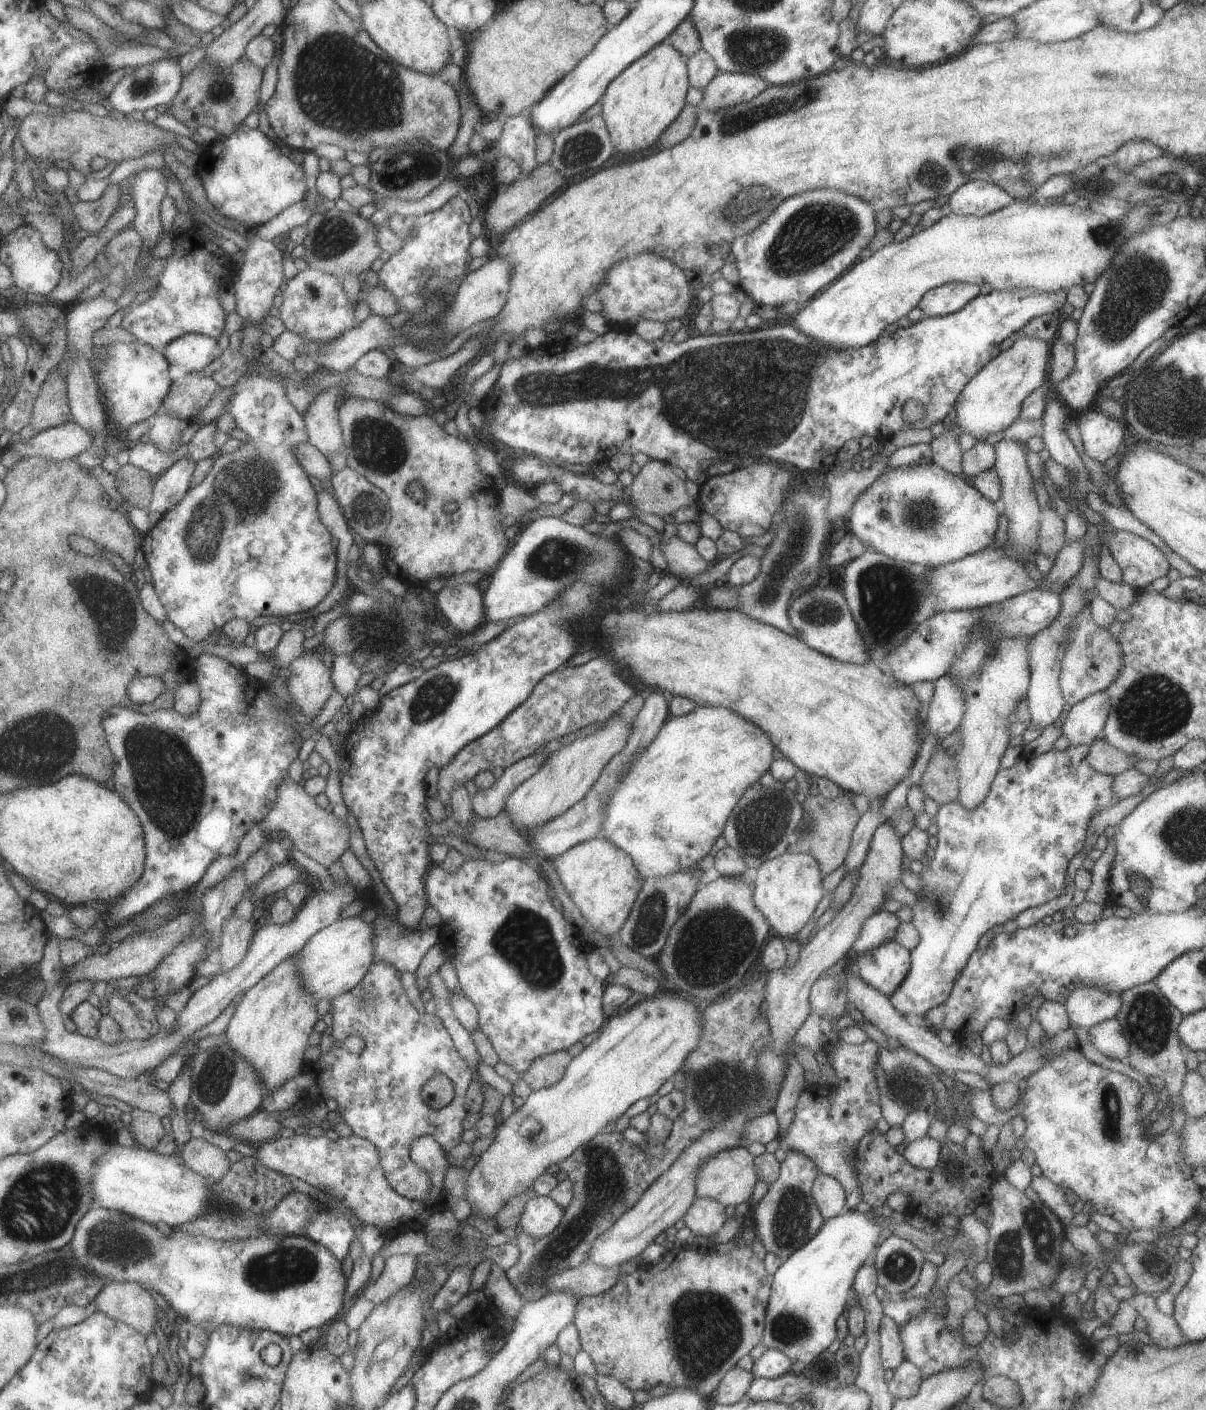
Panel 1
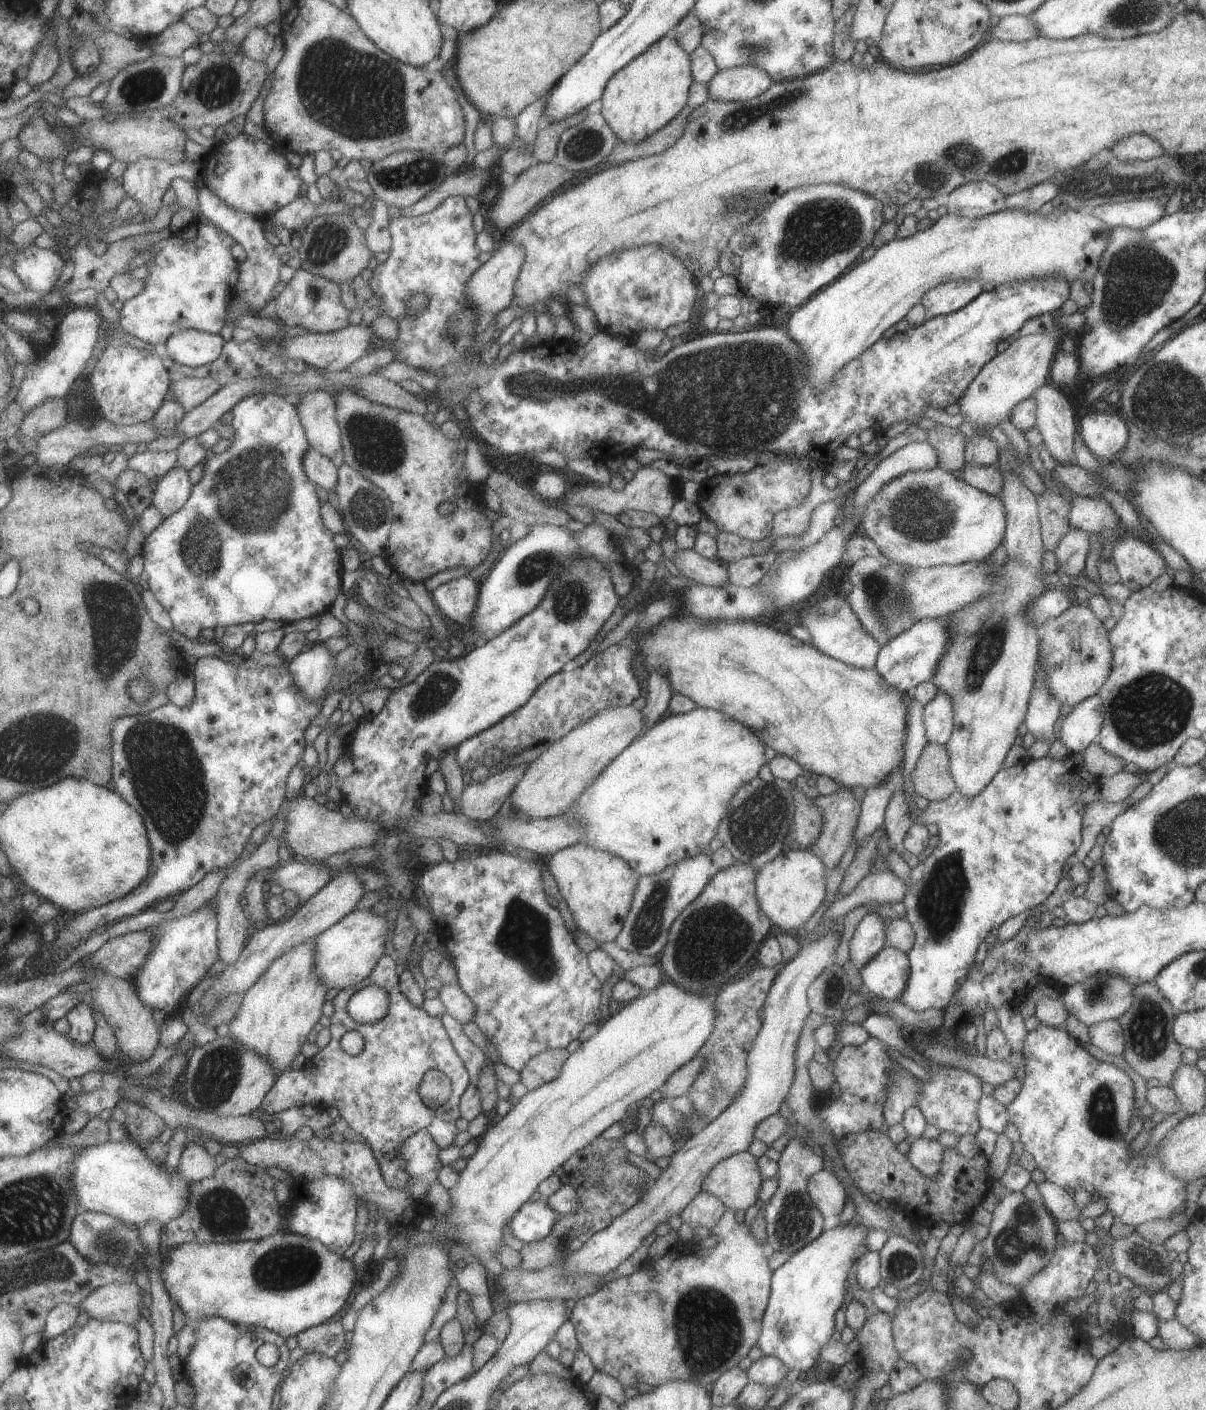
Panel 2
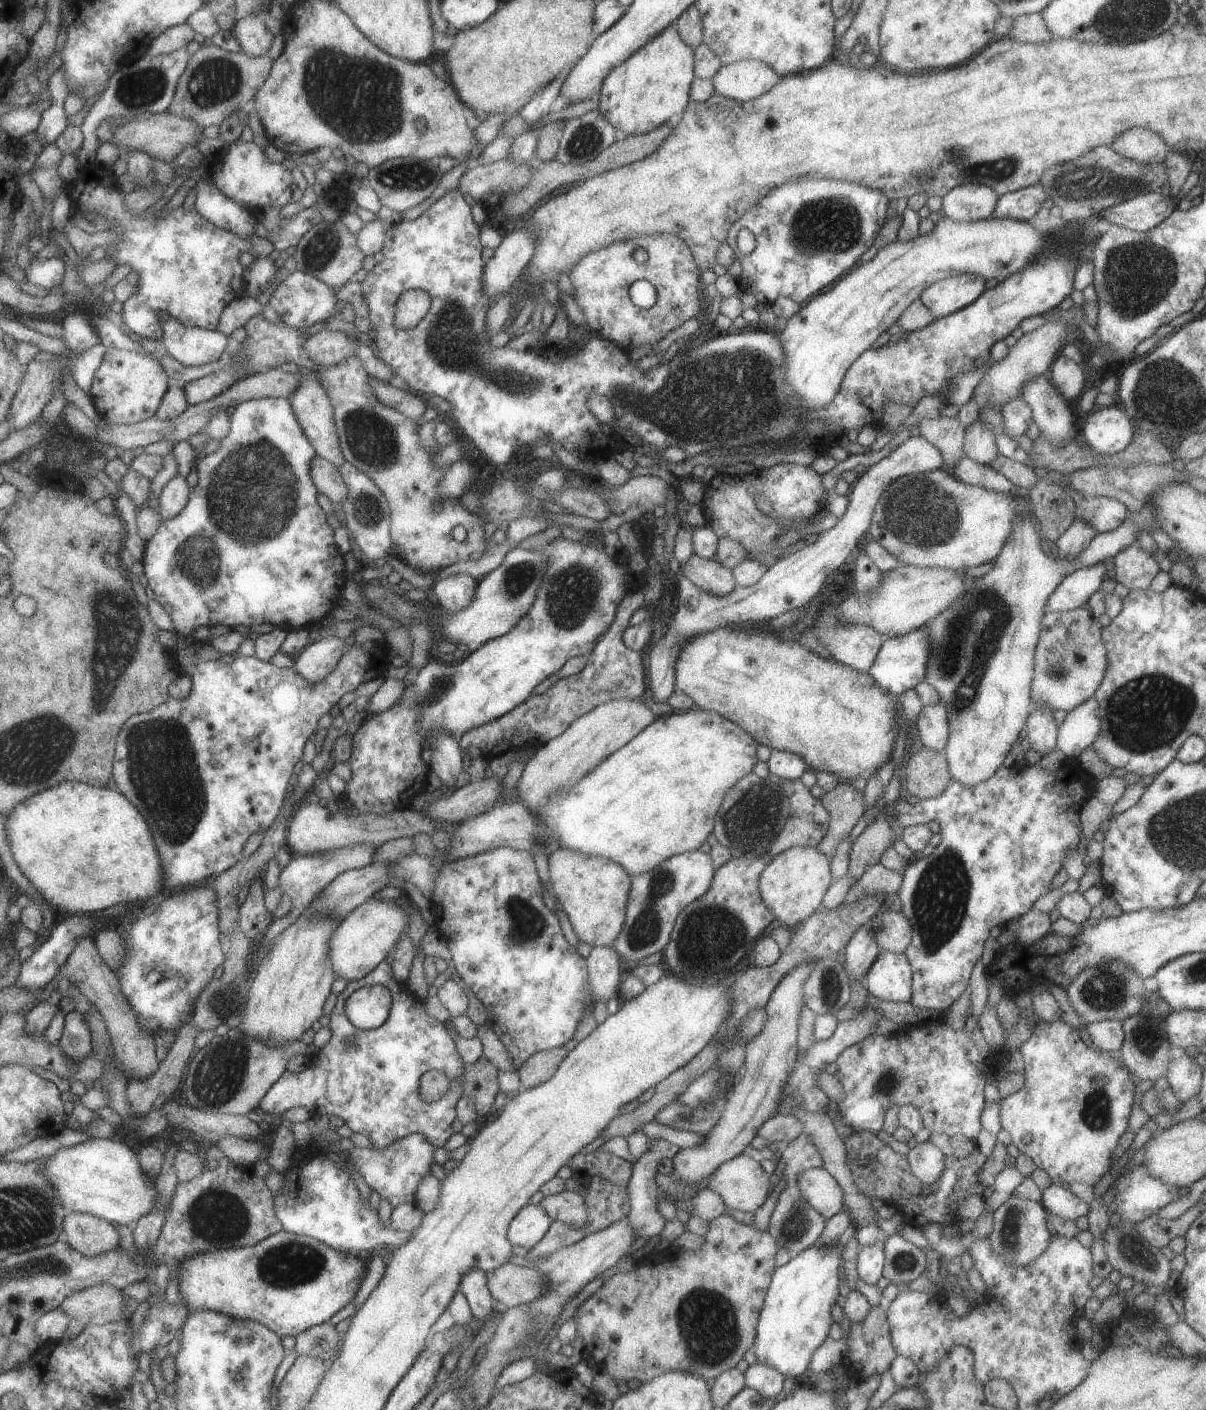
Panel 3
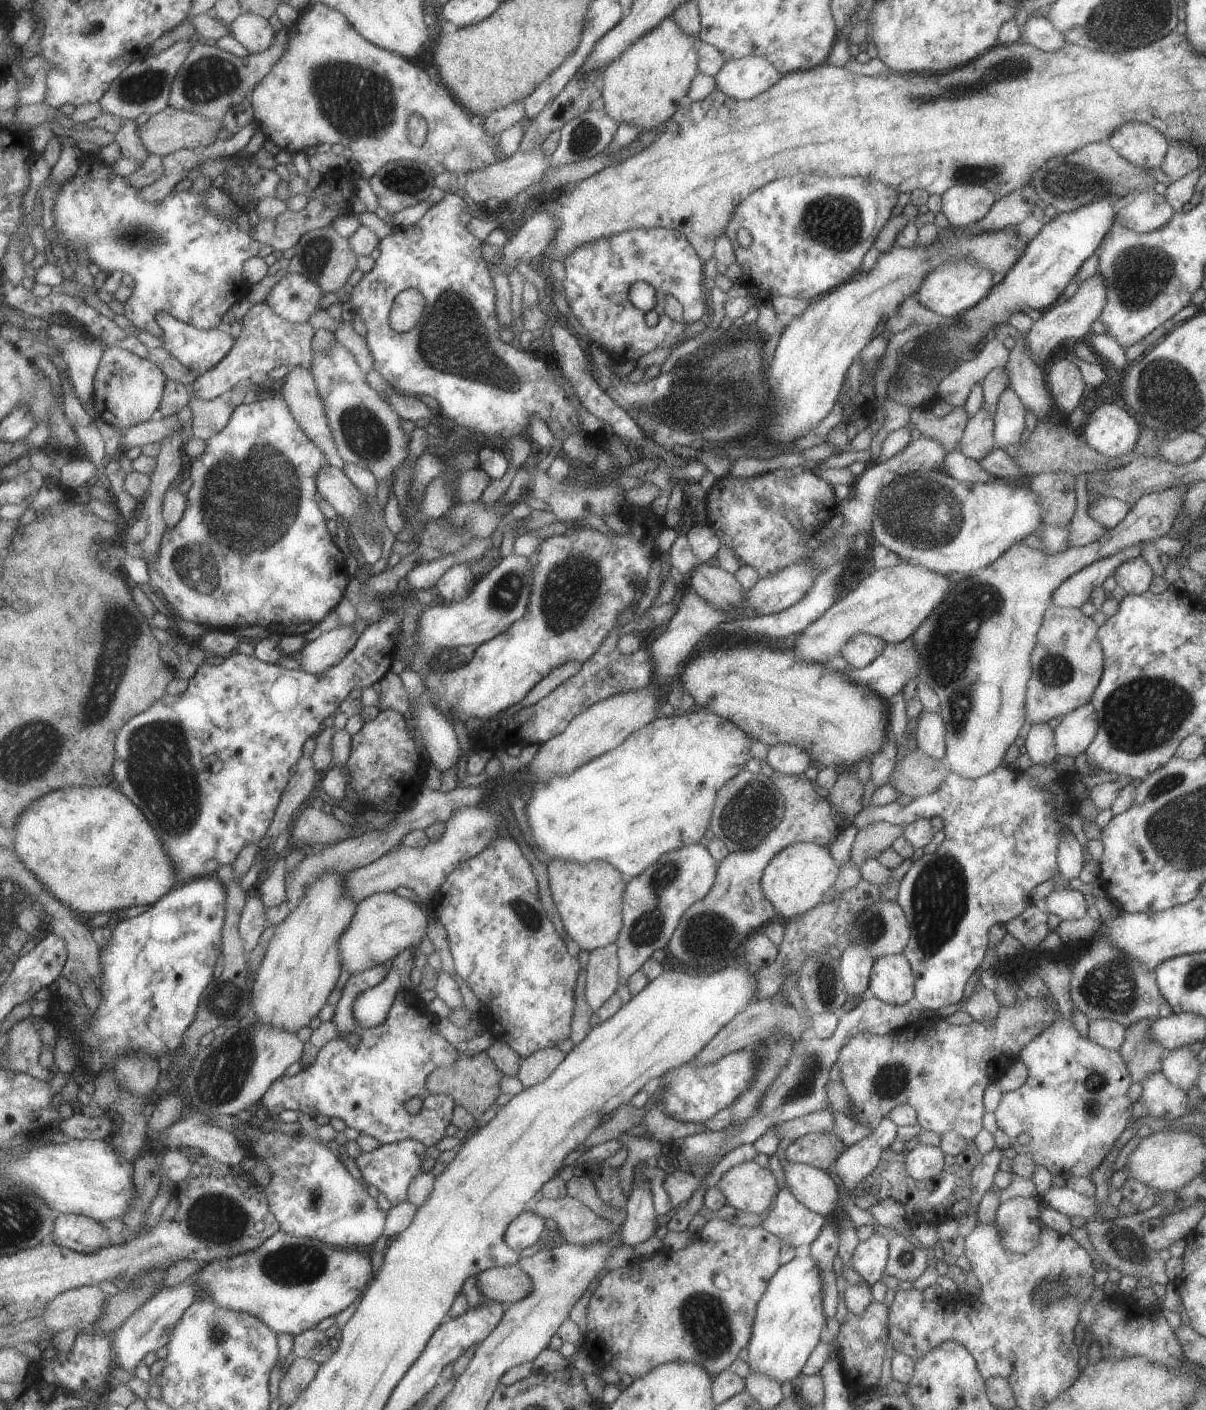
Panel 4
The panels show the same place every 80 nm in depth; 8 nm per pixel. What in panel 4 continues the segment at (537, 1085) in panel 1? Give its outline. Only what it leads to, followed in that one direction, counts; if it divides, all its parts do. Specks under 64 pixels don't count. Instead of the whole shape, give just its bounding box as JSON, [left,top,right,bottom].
[516,1046,565,1088]

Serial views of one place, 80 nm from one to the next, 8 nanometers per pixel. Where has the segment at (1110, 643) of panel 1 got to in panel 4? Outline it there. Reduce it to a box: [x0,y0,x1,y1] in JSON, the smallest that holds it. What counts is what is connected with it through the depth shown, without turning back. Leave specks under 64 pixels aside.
[1024,604,1104,724]

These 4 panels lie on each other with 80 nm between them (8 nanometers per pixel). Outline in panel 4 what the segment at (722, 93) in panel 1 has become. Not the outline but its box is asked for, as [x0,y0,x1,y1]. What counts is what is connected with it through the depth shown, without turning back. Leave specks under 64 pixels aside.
[714,57,781,99]

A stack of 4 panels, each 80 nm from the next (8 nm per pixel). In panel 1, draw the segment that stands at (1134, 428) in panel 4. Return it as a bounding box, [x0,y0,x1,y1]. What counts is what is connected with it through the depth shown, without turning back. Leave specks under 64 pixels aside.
[1078,410,1123,463]

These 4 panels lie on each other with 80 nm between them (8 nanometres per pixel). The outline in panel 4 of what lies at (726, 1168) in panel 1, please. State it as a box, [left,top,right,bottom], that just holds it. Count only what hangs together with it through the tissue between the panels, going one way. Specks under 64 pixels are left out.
[716,1161,777,1214]

